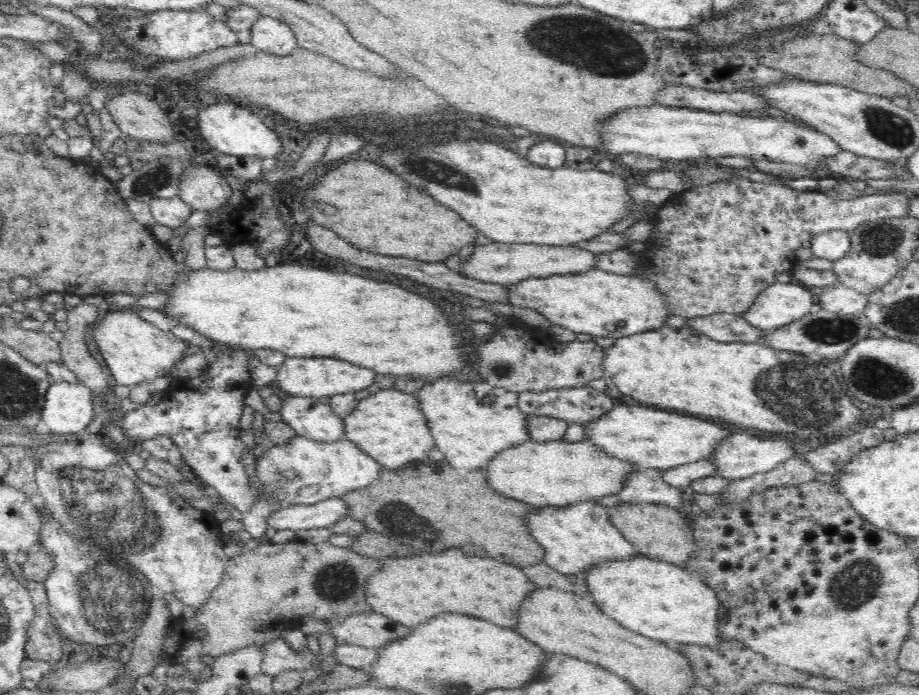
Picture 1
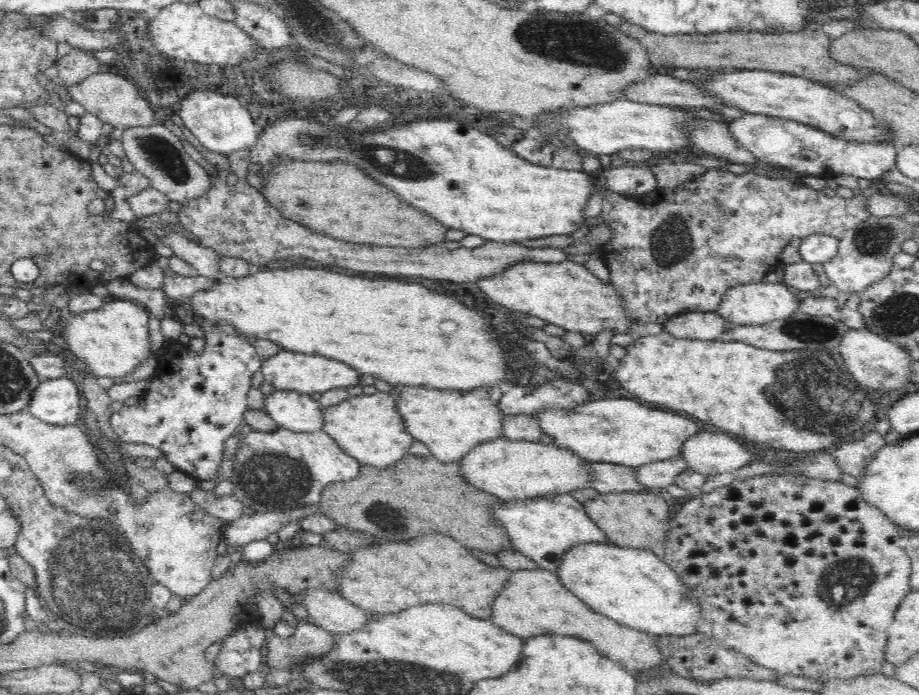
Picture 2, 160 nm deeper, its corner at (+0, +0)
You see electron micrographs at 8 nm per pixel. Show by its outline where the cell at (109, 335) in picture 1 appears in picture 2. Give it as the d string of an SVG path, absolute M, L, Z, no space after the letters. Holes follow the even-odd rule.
M110 301L100 310L86 312L80 316L71 315L61 321L55 330L75 358L80 359L95 377L125 380L141 365L150 361L158 353L150 347L148 328L149 311L136 301Z

